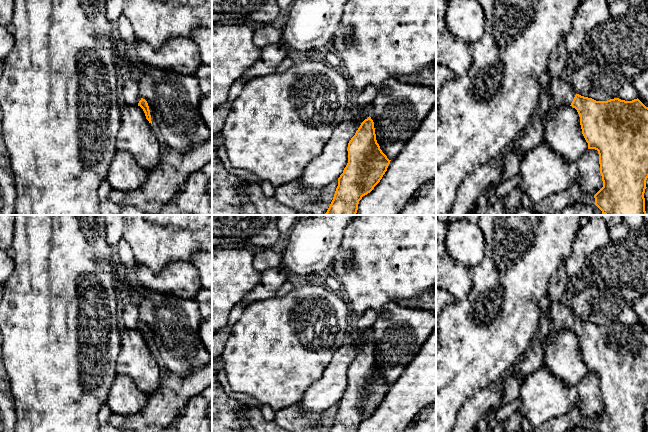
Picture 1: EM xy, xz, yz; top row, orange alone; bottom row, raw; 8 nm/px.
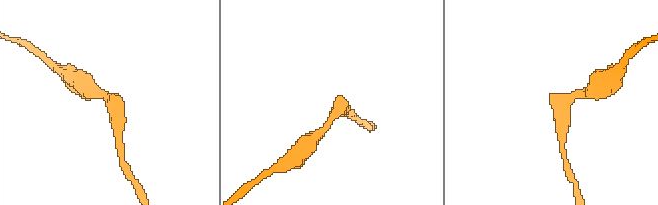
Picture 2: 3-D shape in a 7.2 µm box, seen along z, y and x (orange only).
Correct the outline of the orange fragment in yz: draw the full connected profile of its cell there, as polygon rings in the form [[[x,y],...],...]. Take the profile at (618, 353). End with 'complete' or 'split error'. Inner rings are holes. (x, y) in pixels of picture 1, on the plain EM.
[[[549,295],[539,301],[541,316],[548,315],[555,331],[572,330],[580,341],[582,358],[588,367],[588,373],[595,373],[599,378],[600,398],[603,411],[594,419],[598,432],[645,432],[644,417],[648,402],[648,331],[638,322],[625,325],[619,322],[596,325],[575,316],[566,300],[553,301]]]; split error

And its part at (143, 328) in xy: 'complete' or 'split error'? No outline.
split error

